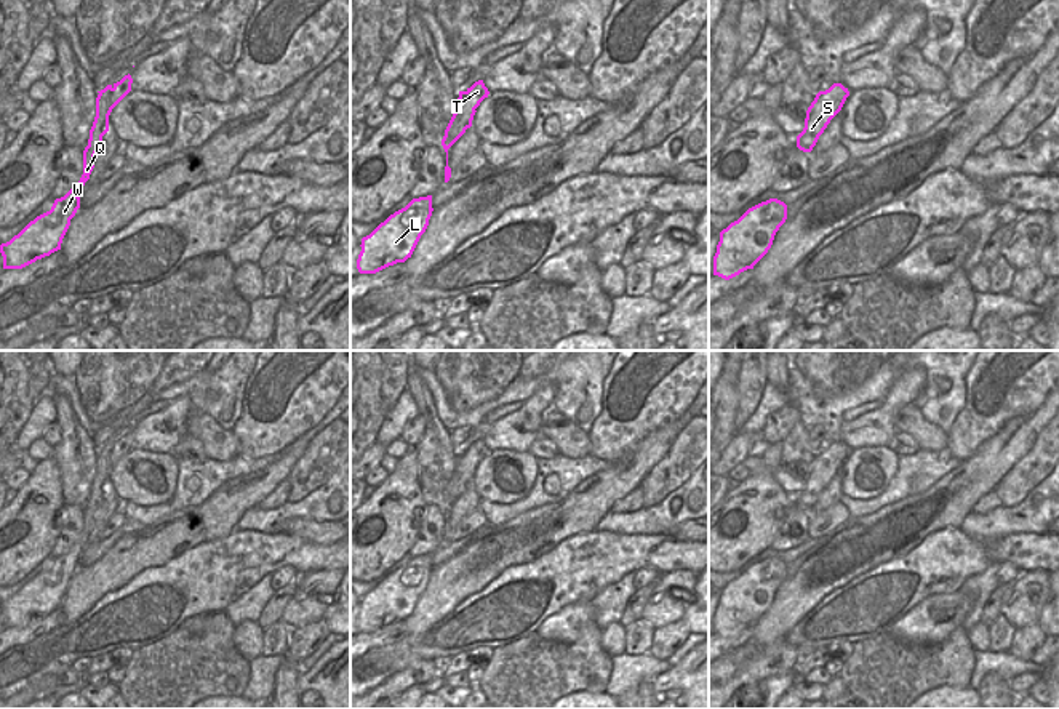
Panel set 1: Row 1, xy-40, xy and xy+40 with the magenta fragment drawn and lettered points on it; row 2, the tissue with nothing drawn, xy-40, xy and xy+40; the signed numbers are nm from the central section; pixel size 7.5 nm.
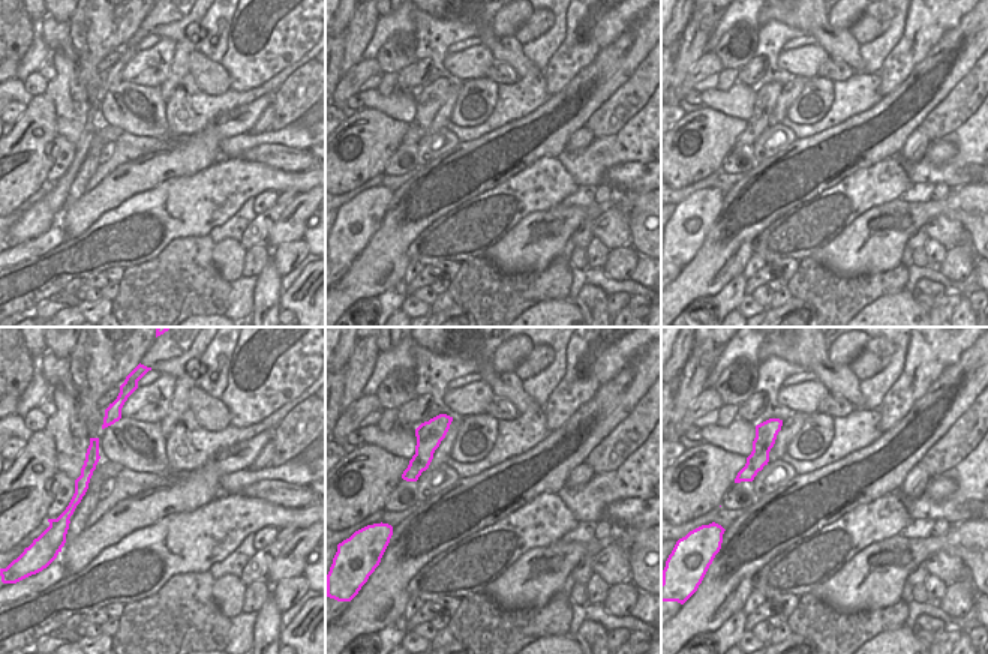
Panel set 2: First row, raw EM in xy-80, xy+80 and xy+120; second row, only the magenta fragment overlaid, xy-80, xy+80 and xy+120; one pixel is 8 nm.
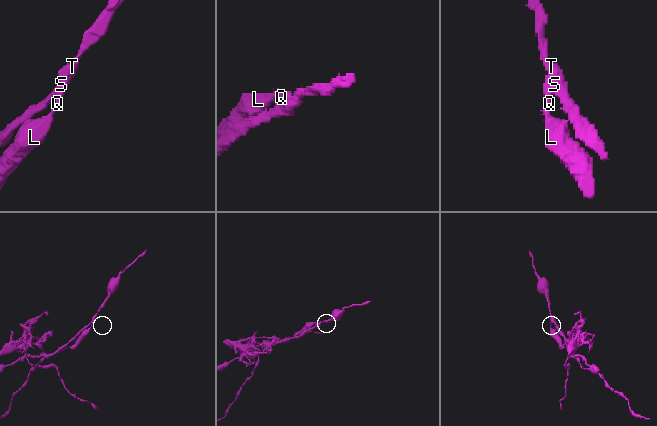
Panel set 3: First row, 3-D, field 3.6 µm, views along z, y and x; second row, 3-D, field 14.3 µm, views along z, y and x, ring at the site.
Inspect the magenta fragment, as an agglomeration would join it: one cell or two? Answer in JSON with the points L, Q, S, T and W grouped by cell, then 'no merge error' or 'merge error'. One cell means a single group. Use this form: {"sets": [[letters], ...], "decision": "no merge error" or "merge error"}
{"sets": [["L", "Q", "T", "W"], ["S"]], "decision": "merge error"}

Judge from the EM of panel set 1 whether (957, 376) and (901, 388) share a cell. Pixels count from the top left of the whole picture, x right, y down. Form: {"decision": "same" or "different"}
{"decision": "different"}

